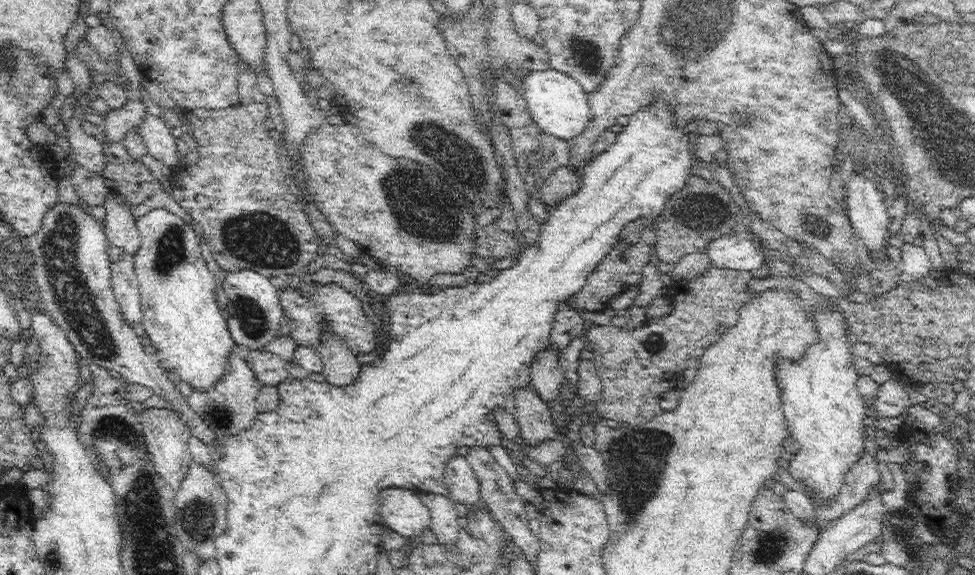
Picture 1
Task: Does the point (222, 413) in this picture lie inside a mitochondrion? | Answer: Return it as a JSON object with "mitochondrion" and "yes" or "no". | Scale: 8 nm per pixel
{"mitochondrion":"yes"}

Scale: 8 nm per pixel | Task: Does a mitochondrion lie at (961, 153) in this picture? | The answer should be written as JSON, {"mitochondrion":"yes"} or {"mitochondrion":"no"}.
{"mitochondrion":"yes"}

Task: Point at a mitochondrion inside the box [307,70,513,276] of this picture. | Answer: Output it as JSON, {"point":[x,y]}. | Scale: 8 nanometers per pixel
{"point":[425,213]}

